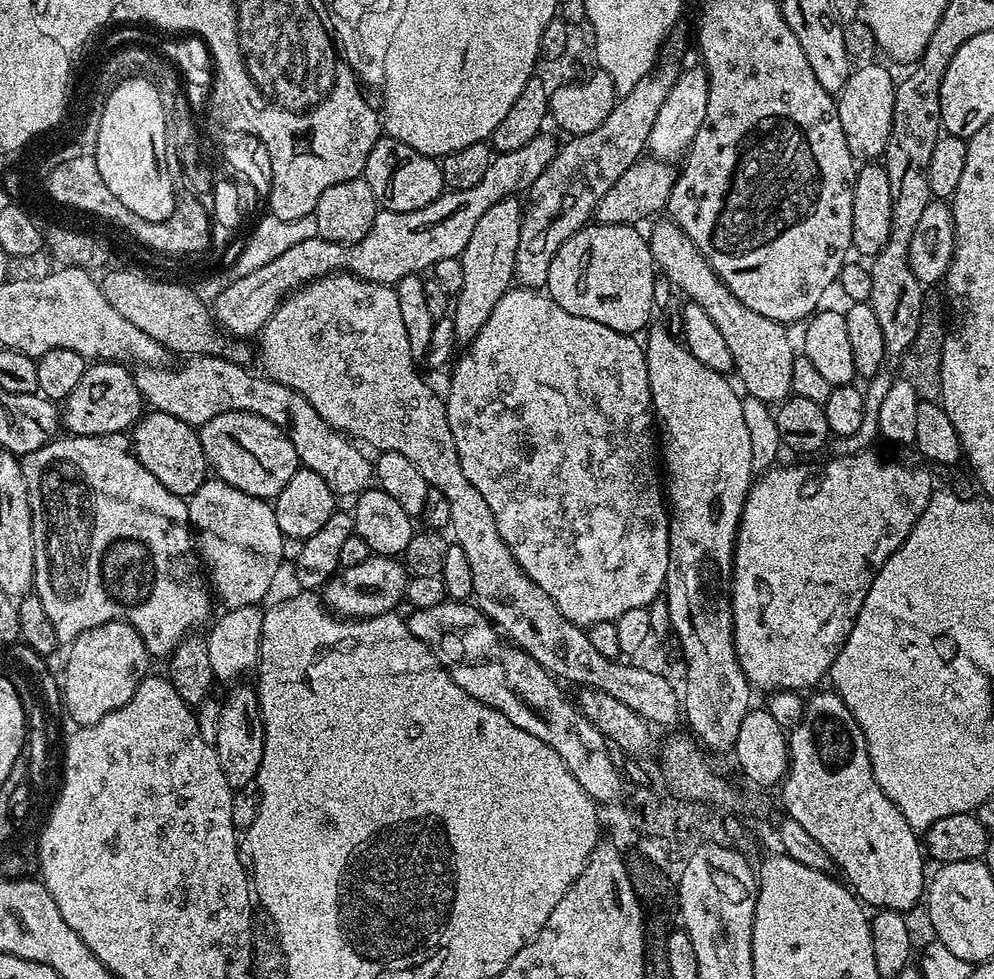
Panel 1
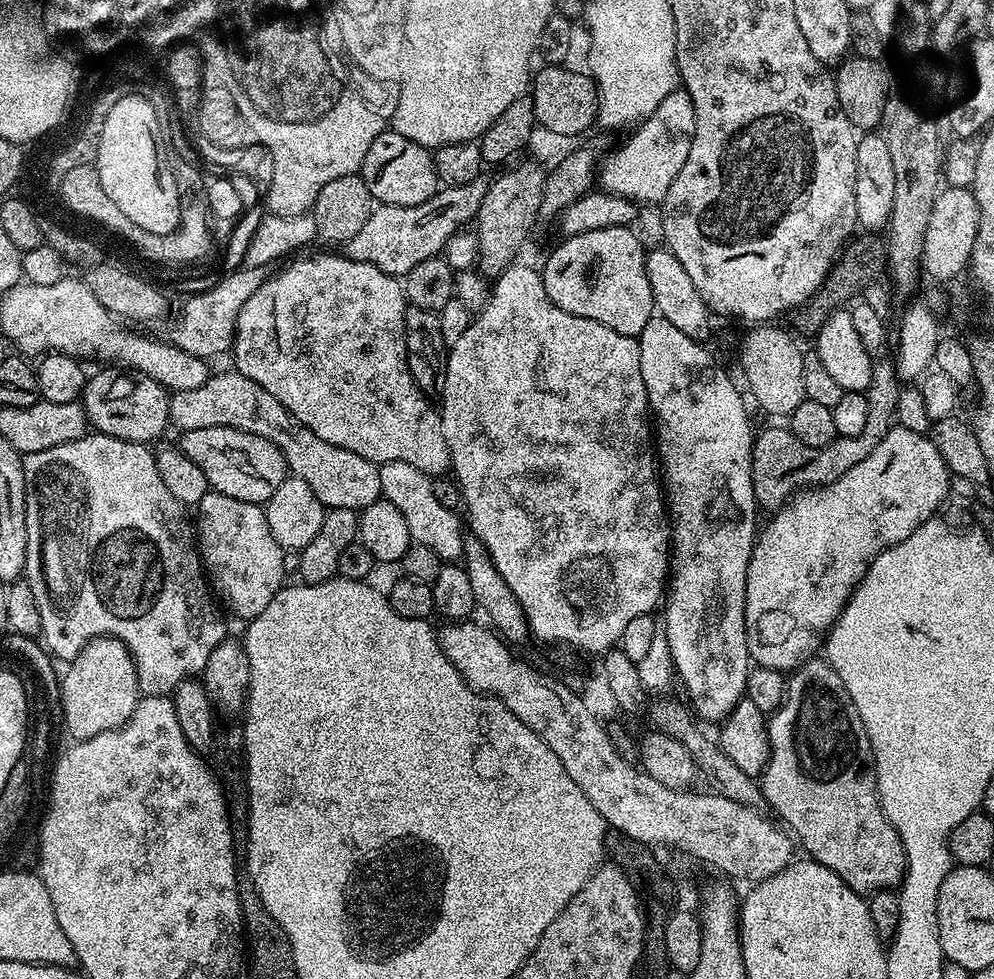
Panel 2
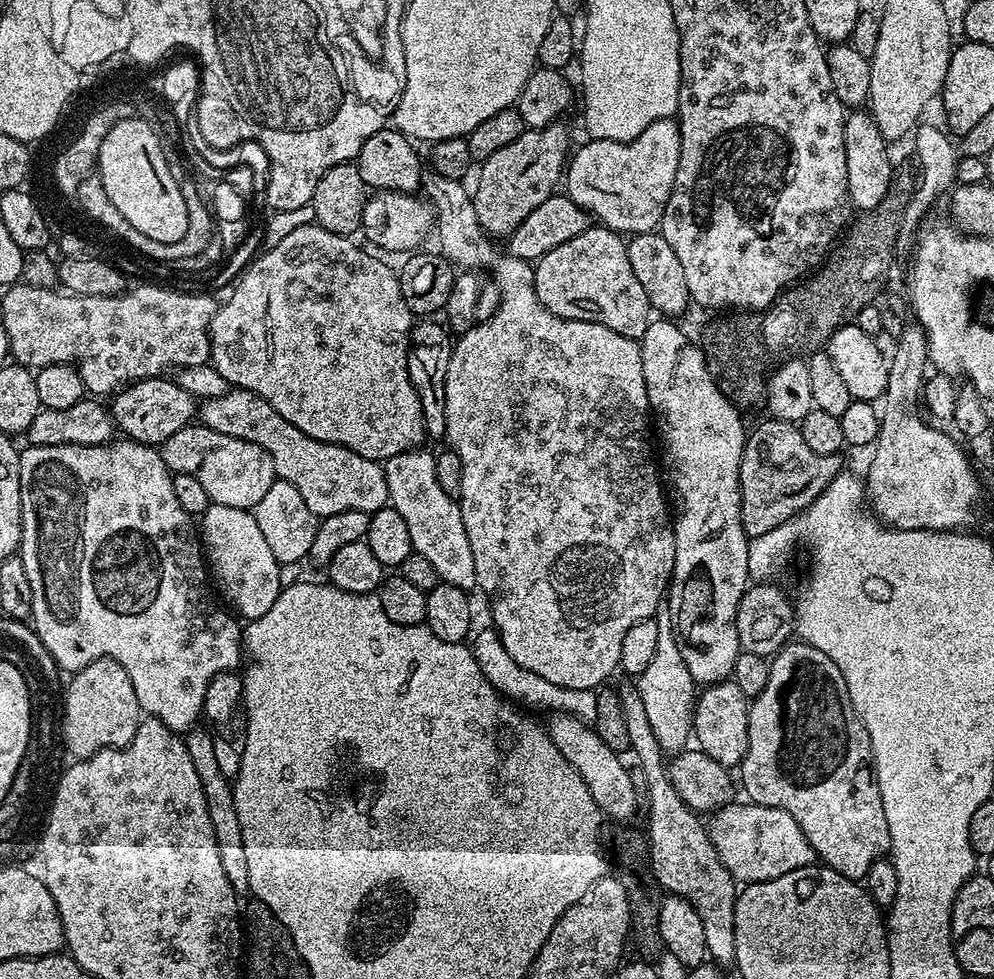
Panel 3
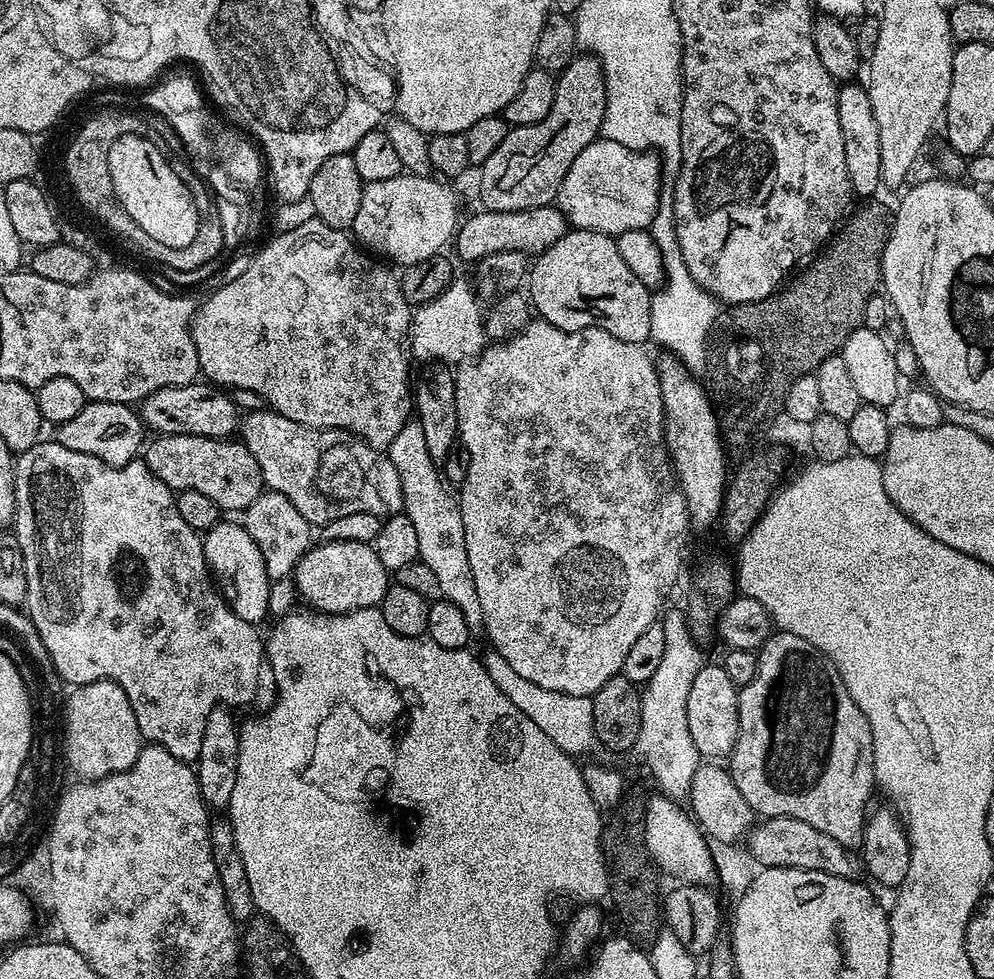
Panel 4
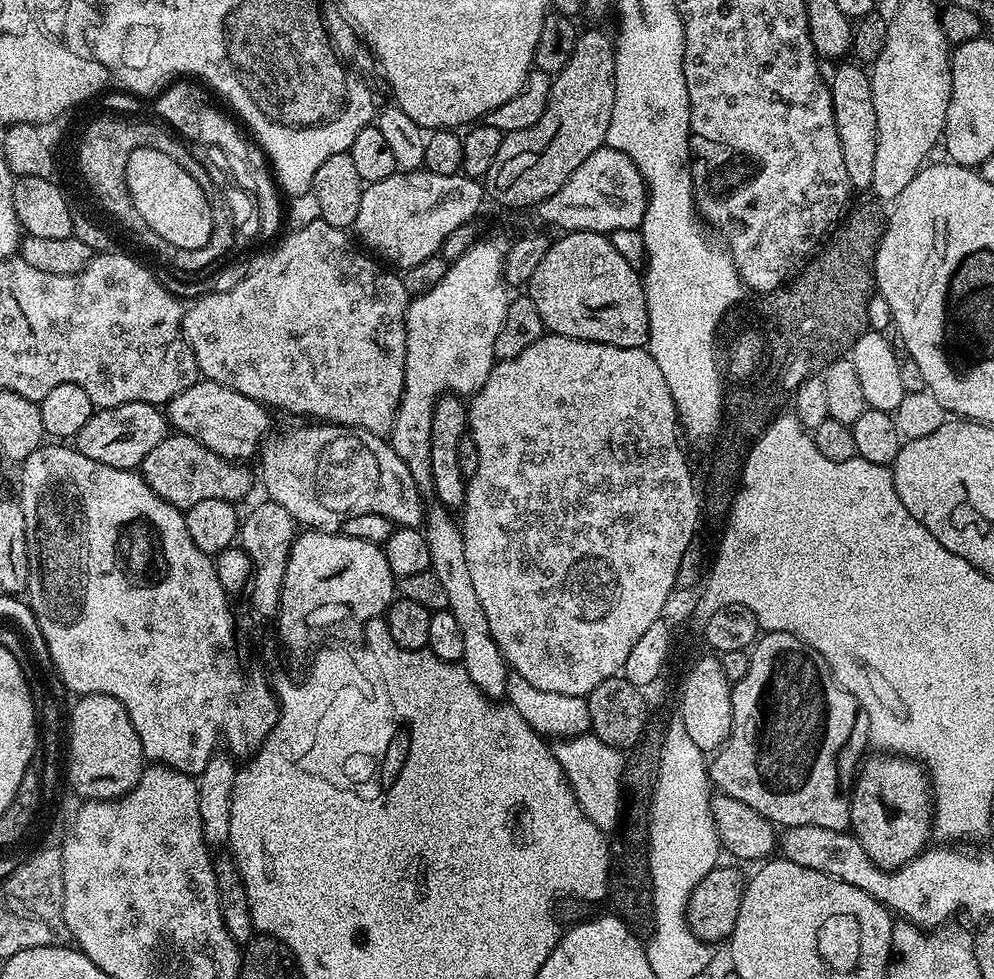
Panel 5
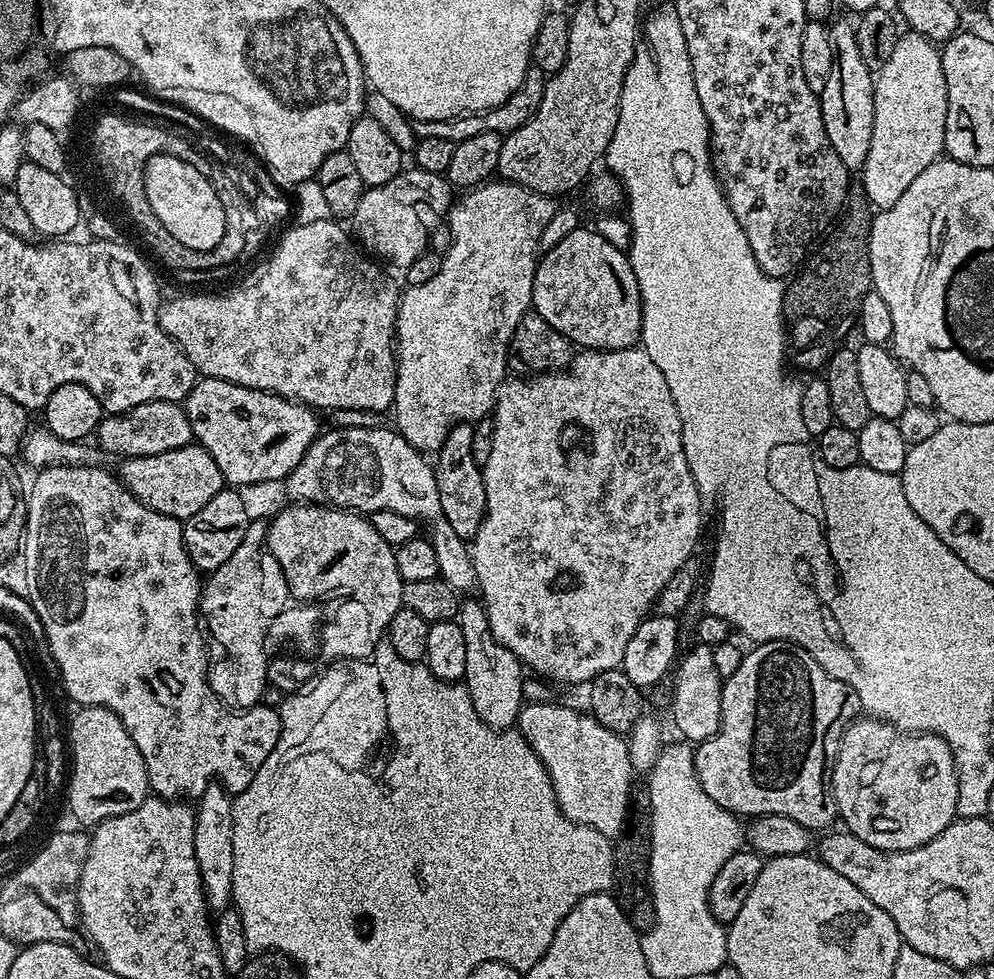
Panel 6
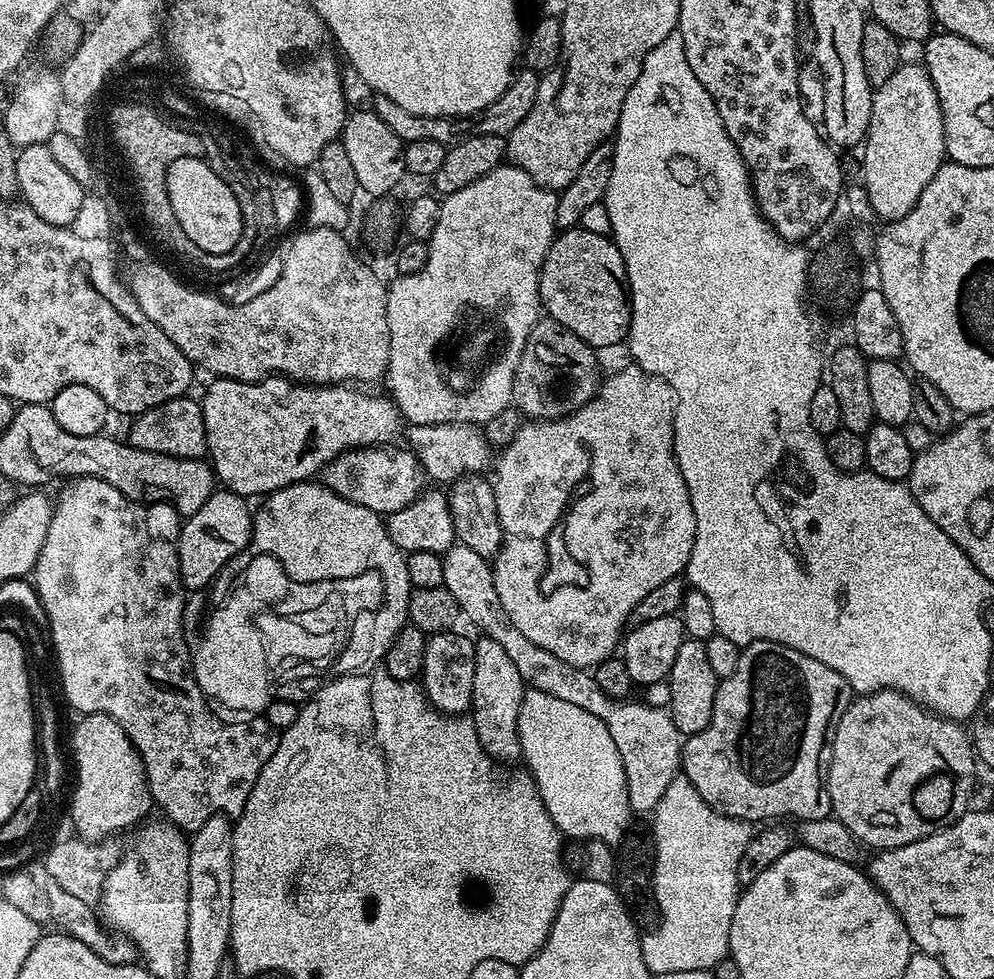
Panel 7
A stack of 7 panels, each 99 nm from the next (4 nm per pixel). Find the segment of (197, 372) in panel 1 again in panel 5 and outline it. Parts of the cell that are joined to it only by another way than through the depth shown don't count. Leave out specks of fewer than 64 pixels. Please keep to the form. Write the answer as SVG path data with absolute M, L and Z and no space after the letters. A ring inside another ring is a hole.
M327 422L309 423L309 428L292 428L281 436L269 435L258 453L258 480L264 483L267 499L286 509L297 525L312 530L336 530L354 514L382 514L396 526L420 528L426 520L426 503L420 497L421 485L414 482L406 462L398 458L391 443L361 428Z

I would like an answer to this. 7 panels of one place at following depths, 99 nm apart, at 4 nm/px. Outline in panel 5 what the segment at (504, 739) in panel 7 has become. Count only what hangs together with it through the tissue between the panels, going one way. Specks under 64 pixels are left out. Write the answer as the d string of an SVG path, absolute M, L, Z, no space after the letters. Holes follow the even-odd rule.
M436 502L427 509L424 537L430 548L430 571L442 582L448 599L447 611L454 614L458 622L458 630L462 630L463 666L470 680L490 698L500 698L507 690L507 678L510 669L504 655L498 650L498 642L490 634L490 622L486 622L486 613L482 611L482 602L474 590L474 582L470 579L470 566L466 566L466 546L464 534L451 511L443 504Z

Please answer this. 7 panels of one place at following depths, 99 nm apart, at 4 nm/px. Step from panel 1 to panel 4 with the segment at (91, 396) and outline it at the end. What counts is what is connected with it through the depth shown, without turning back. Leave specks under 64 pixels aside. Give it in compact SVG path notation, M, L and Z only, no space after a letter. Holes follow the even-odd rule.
M193 382L179 384L173 388L163 388L150 394L139 405L138 411L145 429L161 436L205 436L215 440L231 437L238 428L238 406L233 402L231 395L211 383Z

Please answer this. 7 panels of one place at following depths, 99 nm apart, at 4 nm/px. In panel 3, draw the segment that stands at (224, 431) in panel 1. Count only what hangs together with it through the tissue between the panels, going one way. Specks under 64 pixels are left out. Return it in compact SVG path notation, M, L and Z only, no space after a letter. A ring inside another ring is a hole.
M199 422L187 424L182 430L170 434L170 438L166 438L166 442L159 445L158 451L169 472L198 478L198 483L206 490L208 499L213 504L255 509L256 504L262 502L266 490L270 490L272 483L278 479L272 456L266 450L262 450L262 446L254 442L246 442L242 438L230 438L230 434L210 430L205 424Z

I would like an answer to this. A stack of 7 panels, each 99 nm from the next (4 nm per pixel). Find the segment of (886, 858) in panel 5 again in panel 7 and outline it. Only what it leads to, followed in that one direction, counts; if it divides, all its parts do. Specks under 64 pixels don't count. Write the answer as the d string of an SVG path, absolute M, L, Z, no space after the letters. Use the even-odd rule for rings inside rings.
M884 688L881 692L860 694L848 705L846 714L842 714L842 722L838 722L838 730L834 730L834 742L832 743L832 757L826 769L826 783L832 811L835 819L840 820L848 827L861 845L872 847L872 850L885 848L901 848L910 842L918 842L930 834L934 834L939 828L945 828L958 818L962 818L969 811L972 800L972 787L976 784L976 768L978 761L972 746L969 733L963 723L950 720L946 716L940 716L937 712L929 712L923 704L905 696L903 692L897 692L890 688Z

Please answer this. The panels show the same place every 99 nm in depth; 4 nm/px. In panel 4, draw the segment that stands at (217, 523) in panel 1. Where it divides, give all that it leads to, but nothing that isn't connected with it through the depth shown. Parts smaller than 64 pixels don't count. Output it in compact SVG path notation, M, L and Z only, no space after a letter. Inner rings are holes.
M240 522L215 524L203 533L202 539L204 557L224 601L232 607L234 614L238 614L238 618L242 618L242 622L263 625L264 618L269 615L268 603L271 592L266 553L258 550L258 542L250 538L250 534Z

